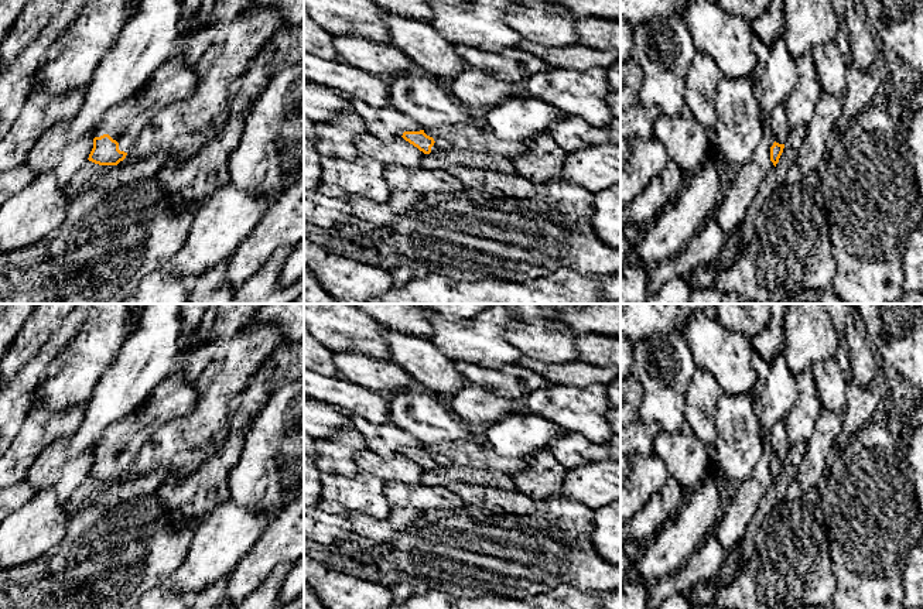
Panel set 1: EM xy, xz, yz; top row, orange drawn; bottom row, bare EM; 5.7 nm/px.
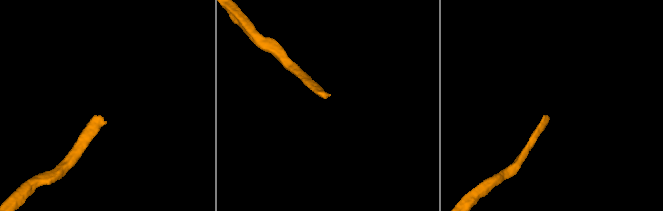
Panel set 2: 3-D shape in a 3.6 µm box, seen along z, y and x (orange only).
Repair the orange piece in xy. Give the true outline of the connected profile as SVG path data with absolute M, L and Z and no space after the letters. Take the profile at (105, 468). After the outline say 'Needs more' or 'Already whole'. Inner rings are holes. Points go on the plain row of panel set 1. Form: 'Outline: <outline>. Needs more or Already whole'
Outline: M172 372L124 420L109 427L96 444L89 478L117 482L131 469L139 449L165 421L191 413L196 404L196 384Z. Needs more

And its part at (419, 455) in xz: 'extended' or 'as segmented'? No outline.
extended

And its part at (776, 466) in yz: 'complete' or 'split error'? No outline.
split error

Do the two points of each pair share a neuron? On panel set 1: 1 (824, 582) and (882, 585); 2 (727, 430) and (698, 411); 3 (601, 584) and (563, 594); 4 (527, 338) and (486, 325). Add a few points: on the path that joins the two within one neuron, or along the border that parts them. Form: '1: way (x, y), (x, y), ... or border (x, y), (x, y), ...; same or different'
1: border (829, 558), (836, 584), (834, 594); different
2: border (721, 392), (717, 399), (715, 441), (713, 444); different
3: border (546, 589), (554, 585), (574, 585), (600, 594); different
4: border (512, 320), (505, 331), (505, 338), (525, 355); different

